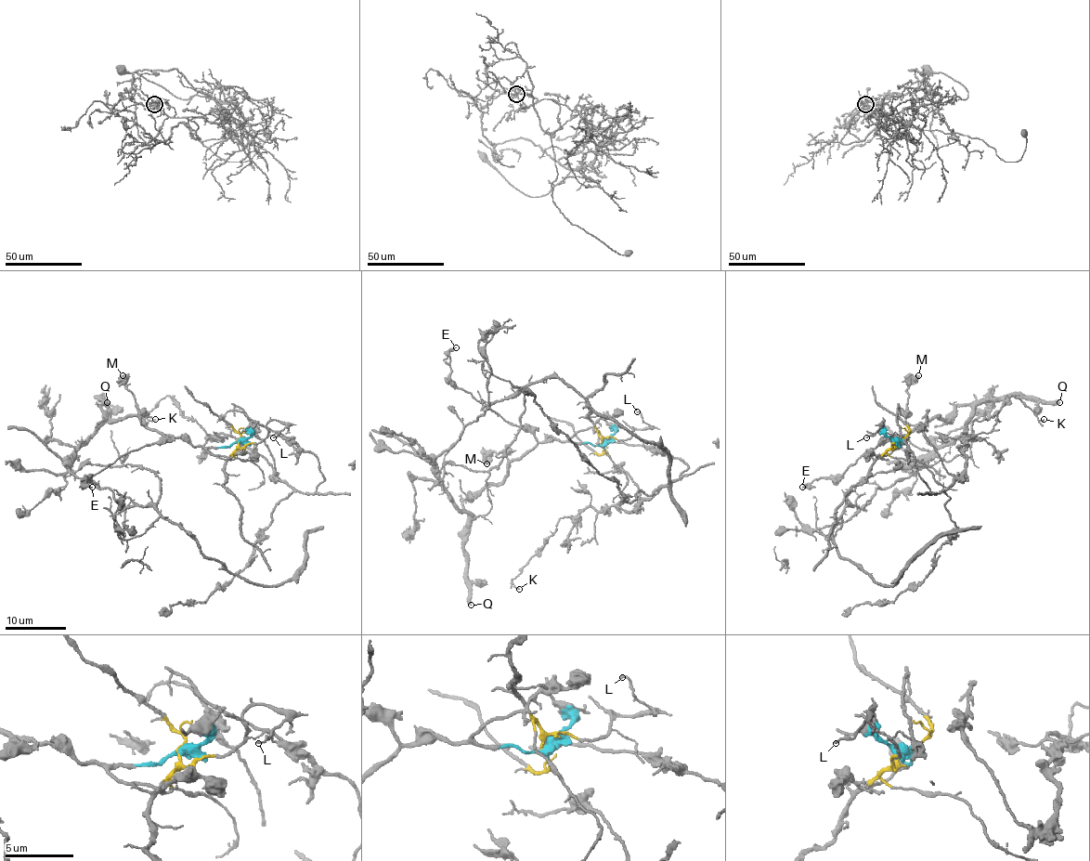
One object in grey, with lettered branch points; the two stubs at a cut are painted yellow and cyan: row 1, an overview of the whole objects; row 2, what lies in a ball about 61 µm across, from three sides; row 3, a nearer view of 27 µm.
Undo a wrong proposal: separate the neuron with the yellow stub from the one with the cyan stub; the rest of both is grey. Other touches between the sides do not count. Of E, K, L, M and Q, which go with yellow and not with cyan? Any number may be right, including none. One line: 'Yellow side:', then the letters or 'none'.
Yellow side: K, L

